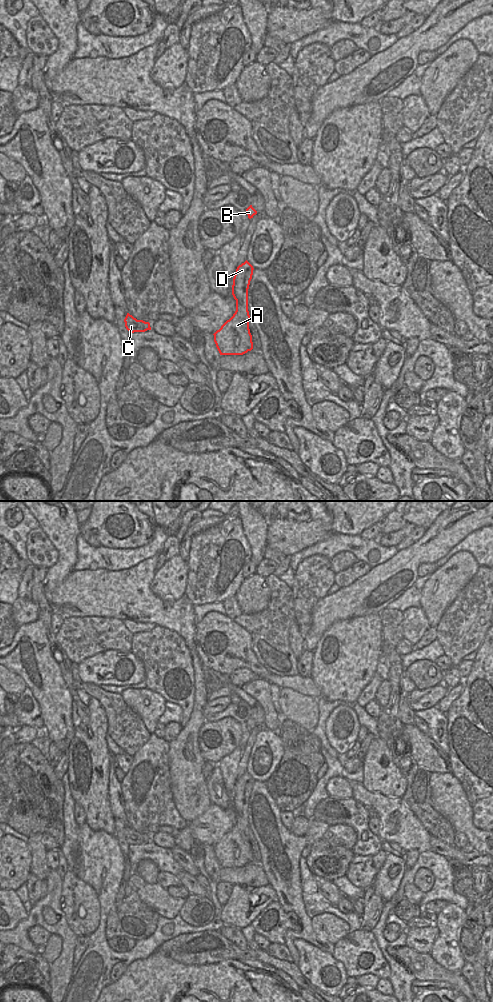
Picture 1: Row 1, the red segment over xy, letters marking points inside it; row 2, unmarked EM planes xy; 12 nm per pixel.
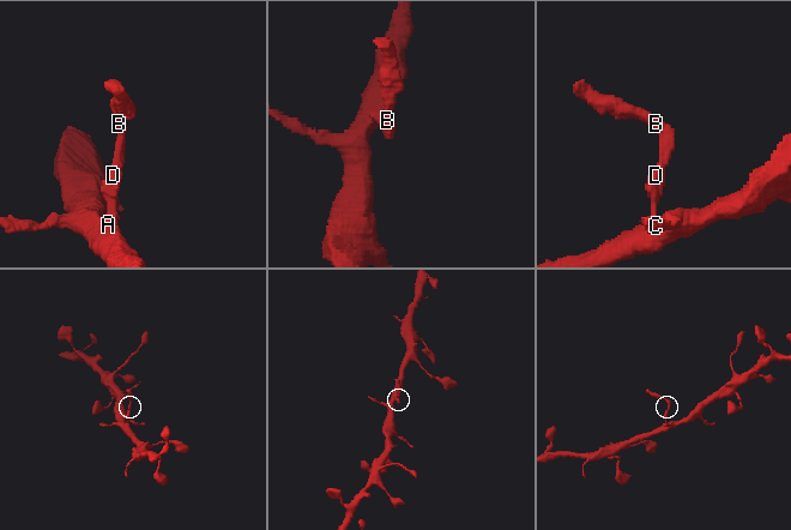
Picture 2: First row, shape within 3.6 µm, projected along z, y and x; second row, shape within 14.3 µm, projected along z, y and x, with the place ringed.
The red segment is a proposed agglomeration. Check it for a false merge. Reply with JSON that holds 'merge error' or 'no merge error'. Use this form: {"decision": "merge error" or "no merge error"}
{"decision": "no merge error"}

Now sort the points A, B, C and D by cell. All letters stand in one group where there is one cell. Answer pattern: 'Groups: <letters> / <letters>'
Groups: A B C D.

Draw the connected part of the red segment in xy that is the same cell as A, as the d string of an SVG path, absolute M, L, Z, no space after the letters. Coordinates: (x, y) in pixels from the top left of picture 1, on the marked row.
M247 260L236 269L232 285L236 311L213 334L220 355L243 355L253 349L252 335L249 329L251 317L248 311L248 289L253 270L253 266Z

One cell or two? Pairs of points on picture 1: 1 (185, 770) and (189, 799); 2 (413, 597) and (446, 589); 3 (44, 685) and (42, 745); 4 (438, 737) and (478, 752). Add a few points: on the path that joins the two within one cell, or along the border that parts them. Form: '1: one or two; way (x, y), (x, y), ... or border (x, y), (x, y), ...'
1: one; way (186, 777), (189, 792)
2: two; border (419, 590), (420, 606)
3: two; border (43, 730), (51, 741)
4: two; border (447, 720), (448, 755)

